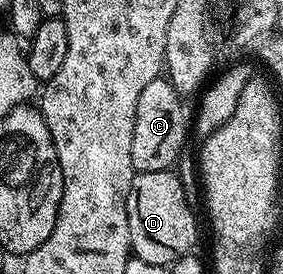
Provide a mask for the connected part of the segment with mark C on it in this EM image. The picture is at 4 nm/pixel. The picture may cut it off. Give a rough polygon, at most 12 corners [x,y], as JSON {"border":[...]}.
{"border":[[168,78],[147,81],[133,118],[131,165],[168,171],[187,119]]}

